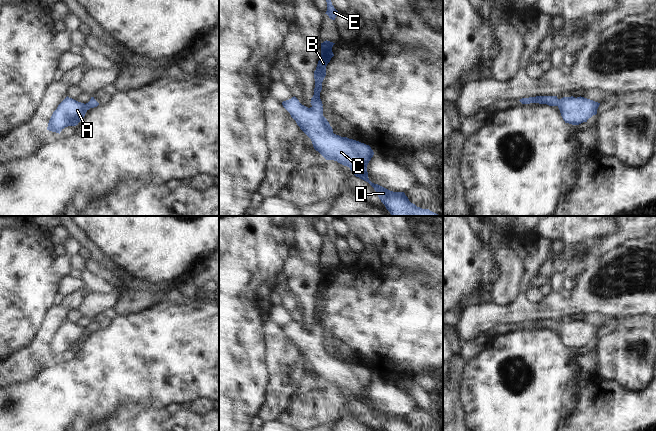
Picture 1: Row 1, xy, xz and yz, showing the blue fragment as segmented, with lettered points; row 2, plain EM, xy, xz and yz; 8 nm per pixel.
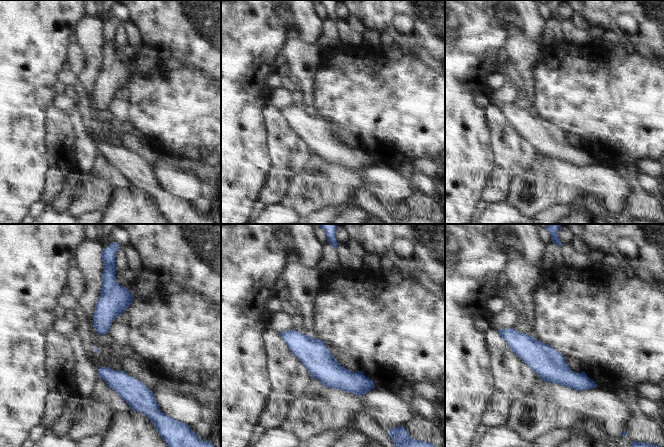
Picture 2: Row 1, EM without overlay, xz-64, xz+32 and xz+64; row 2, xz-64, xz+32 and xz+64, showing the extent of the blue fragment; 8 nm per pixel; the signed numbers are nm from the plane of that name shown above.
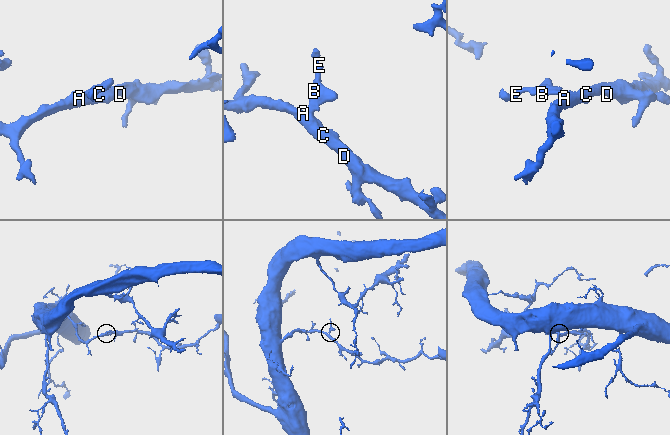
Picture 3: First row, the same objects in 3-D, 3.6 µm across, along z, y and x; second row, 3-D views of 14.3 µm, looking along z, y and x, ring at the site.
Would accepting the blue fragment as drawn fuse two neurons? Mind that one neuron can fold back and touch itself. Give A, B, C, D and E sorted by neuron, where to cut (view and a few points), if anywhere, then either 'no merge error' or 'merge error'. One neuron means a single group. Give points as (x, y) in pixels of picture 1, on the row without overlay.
groups A B C D E; cut none; no merge error

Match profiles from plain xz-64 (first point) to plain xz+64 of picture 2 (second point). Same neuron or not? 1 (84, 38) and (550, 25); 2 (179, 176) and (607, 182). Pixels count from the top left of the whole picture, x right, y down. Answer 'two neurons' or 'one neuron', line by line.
1: two neurons
2: one neuron

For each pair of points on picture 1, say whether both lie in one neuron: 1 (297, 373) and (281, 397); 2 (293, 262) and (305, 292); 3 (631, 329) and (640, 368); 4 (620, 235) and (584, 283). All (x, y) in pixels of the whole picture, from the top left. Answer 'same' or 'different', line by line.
1: same
2: same
3: same
4: different

